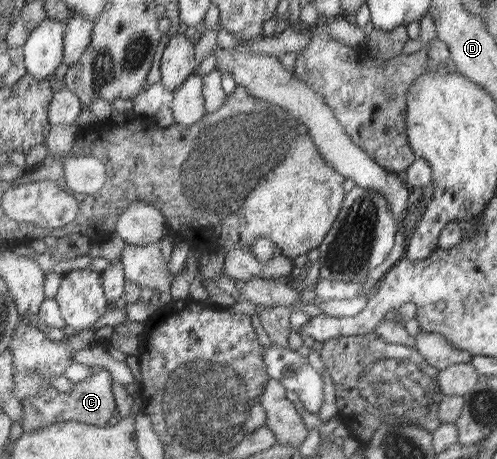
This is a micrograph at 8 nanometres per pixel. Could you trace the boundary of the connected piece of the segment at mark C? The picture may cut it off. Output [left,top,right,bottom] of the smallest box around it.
[20,366,116,433]

